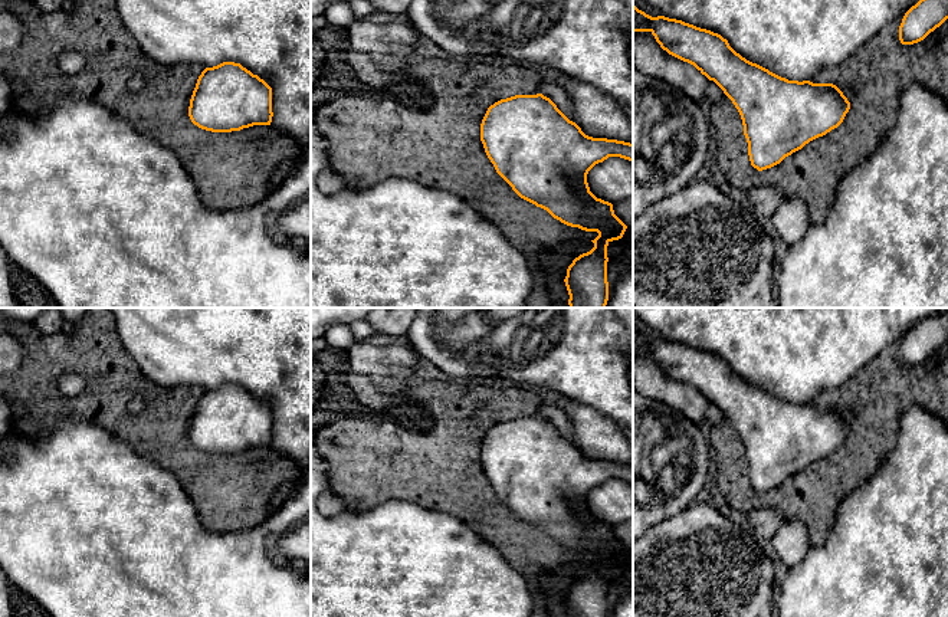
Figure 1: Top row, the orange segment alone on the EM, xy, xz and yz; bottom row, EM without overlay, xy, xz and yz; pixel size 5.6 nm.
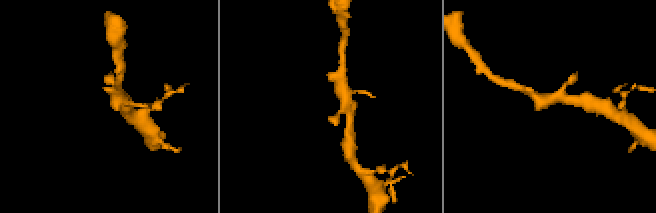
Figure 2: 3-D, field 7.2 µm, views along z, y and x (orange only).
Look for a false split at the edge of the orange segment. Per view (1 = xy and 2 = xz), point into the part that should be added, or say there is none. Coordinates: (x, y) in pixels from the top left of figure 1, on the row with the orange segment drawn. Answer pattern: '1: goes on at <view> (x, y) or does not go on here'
1: does not go on here
2: does not go on here

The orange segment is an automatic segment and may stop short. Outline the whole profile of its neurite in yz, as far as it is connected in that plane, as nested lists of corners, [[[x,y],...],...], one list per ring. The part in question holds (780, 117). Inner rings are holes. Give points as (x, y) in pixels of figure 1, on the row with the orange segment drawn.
[[[633,4],[633,32],[650,32],[669,55],[693,65],[714,81],[738,109],[751,165],[758,171],[780,164],[810,141],[837,128],[850,102],[833,83],[788,81],[737,53],[721,35],[665,16],[652,17]]]

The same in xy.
[[[240,63],[206,68],[193,91],[188,116],[211,132],[232,132],[272,122],[272,88]]]

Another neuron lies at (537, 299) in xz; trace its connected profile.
[[[537,272],[535,288],[528,298],[525,308],[554,308],[548,292],[547,279]]]

